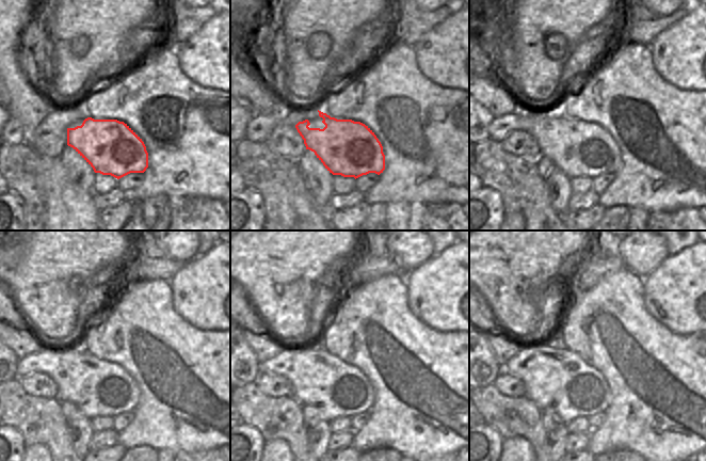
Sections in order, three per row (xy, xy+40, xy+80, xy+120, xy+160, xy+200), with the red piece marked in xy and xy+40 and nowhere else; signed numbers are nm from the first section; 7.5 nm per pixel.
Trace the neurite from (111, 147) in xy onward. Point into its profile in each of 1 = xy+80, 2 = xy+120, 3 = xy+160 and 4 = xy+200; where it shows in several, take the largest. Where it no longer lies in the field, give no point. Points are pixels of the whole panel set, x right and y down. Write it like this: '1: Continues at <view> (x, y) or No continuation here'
1: Continues at xy+80 (580, 148)
2: Continues at xy+120 (101, 388)
3: Continues at xy+160 (338, 390)
4: Continues at xy+200 (578, 390)

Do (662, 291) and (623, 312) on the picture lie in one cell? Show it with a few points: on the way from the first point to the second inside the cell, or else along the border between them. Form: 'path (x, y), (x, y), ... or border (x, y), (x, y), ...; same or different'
border (642, 277), (642, 301), (644, 306), (659, 321); different

